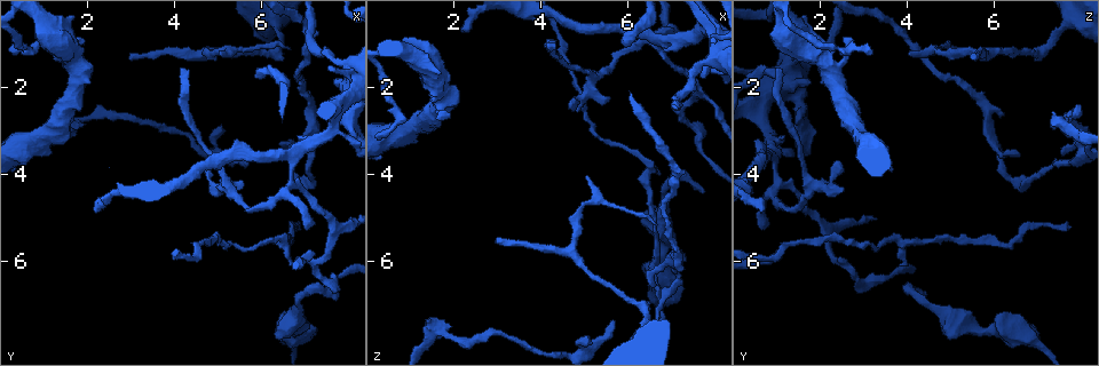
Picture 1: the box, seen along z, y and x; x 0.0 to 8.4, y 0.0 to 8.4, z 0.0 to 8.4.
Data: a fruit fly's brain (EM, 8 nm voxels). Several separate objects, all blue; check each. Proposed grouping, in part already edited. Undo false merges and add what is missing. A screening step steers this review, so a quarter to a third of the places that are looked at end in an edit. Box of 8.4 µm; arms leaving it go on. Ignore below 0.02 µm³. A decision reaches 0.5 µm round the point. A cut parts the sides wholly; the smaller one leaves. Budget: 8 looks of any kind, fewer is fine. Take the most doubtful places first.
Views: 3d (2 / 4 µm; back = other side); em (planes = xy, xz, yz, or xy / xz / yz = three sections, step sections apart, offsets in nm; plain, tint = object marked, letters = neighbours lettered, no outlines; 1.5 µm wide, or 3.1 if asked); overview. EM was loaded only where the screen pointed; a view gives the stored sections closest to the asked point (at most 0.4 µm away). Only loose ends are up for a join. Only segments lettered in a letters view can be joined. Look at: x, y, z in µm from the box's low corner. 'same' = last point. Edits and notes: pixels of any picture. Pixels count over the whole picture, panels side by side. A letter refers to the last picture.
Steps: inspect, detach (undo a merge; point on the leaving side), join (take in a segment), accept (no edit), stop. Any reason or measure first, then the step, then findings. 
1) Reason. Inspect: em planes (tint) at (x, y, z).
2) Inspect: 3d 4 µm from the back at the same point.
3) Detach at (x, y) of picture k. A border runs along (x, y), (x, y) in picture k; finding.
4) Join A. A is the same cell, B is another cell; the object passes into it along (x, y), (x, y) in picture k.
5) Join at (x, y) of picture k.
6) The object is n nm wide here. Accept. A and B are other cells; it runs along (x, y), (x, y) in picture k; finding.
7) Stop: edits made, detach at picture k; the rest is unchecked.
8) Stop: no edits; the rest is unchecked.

An open end. Inspect: em planes (plain) at (7.75, 6.85, 4.35).

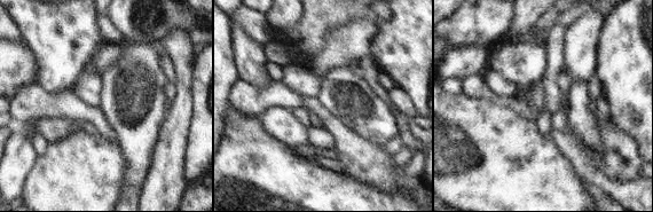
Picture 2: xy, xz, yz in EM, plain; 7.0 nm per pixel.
What lies round it. Inspect: em planes (letters) at the same point.

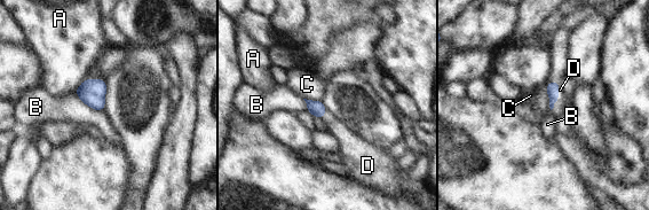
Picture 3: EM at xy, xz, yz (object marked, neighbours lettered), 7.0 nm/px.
Join D. D is the same cell, A, B and C are other cells; the object passes into it along (552, 87), (558, 96), (560, 108) in picture 3; the neuron continues.

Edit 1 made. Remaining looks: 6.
Three-way junction. Inspect: em planes (letters) at (7.55, 5.00, 1.95).

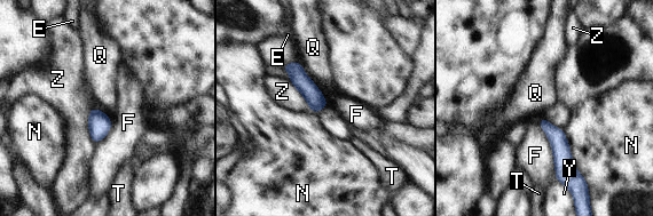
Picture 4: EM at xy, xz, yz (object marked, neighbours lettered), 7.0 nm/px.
Accept. E, F, N, Q, T, Y and Z are other cells; it runs along (542, 121), (558, 140), (575, 189) in picture 4; all the same neuron.

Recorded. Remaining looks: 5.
Tapers out. Inspect: 3d 2 µm from the back at (5.00, 1.20, 4.05).

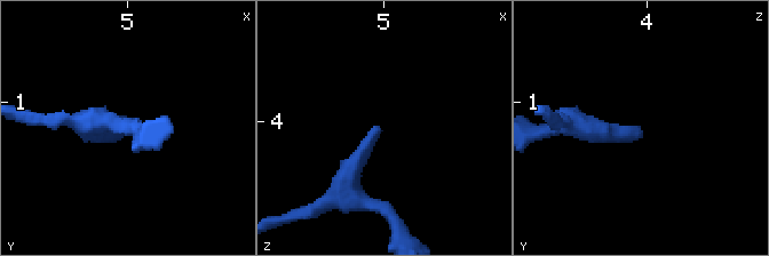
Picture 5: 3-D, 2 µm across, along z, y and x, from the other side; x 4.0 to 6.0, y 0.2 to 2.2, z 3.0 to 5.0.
Inspect: em planes (letters) at (5.02, 1.24, 4.06).

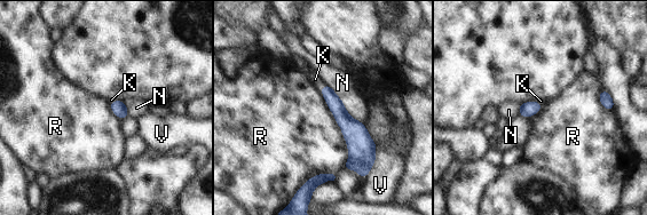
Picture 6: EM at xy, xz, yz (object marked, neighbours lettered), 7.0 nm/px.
Join K. K is the same cell, N, R and V are other cells; the object passes into it along (334, 103), (322, 87), (315, 79) in picture 6; the neuron continues.

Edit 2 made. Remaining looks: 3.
Stop: edits made, join at picture 3, join at picture 6; the rest is unchecked.

